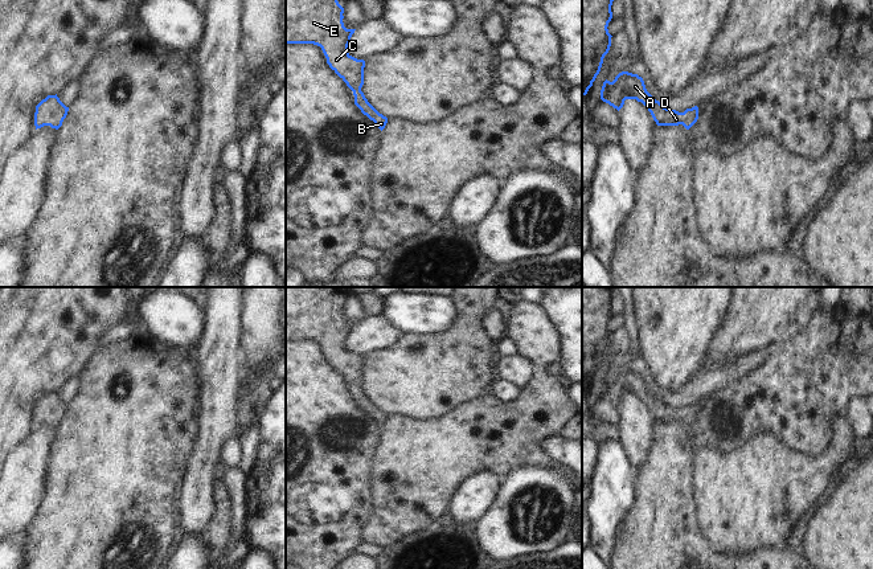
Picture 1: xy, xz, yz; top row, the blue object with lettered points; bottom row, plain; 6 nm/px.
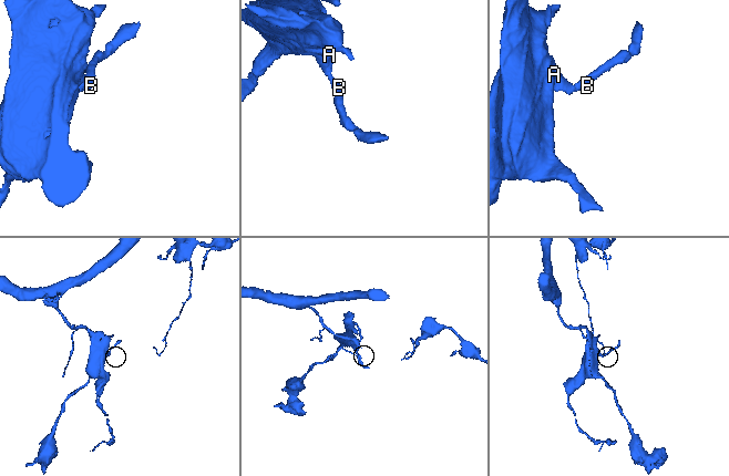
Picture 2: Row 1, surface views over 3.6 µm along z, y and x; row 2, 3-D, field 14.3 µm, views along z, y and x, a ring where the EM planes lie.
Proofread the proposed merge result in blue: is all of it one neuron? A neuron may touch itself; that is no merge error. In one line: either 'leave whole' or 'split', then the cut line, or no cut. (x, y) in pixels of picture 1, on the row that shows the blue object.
leave whole; no cut

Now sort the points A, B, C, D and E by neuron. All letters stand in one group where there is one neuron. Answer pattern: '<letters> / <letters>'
A B C D E

